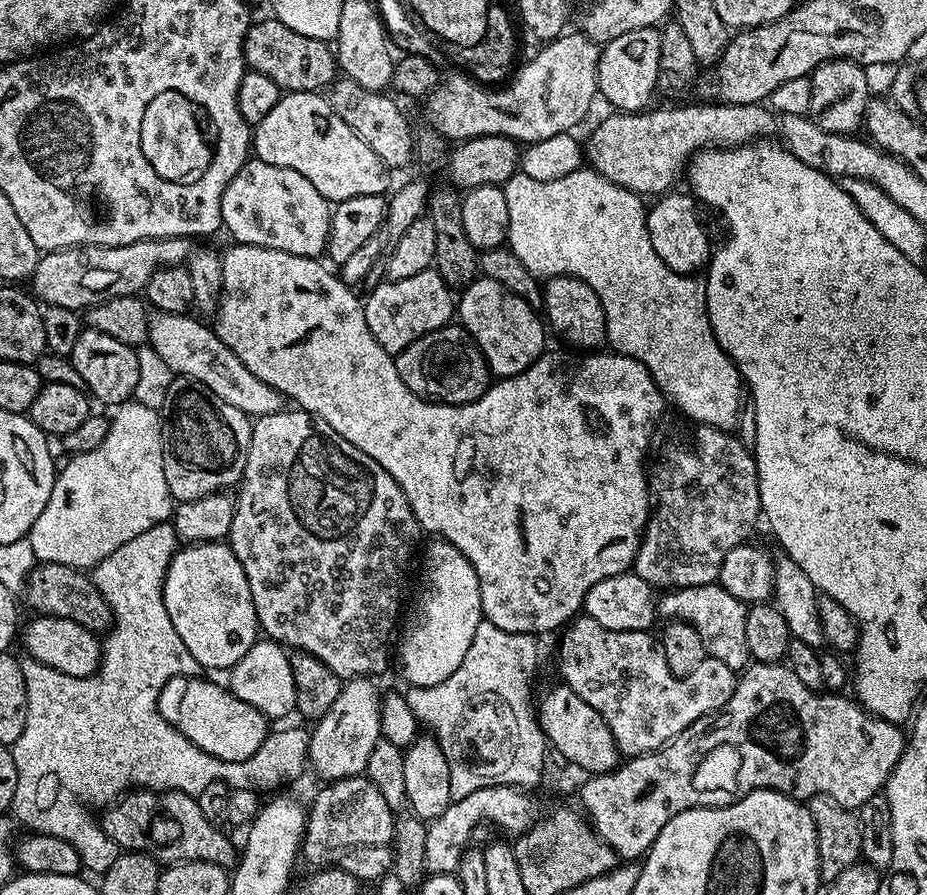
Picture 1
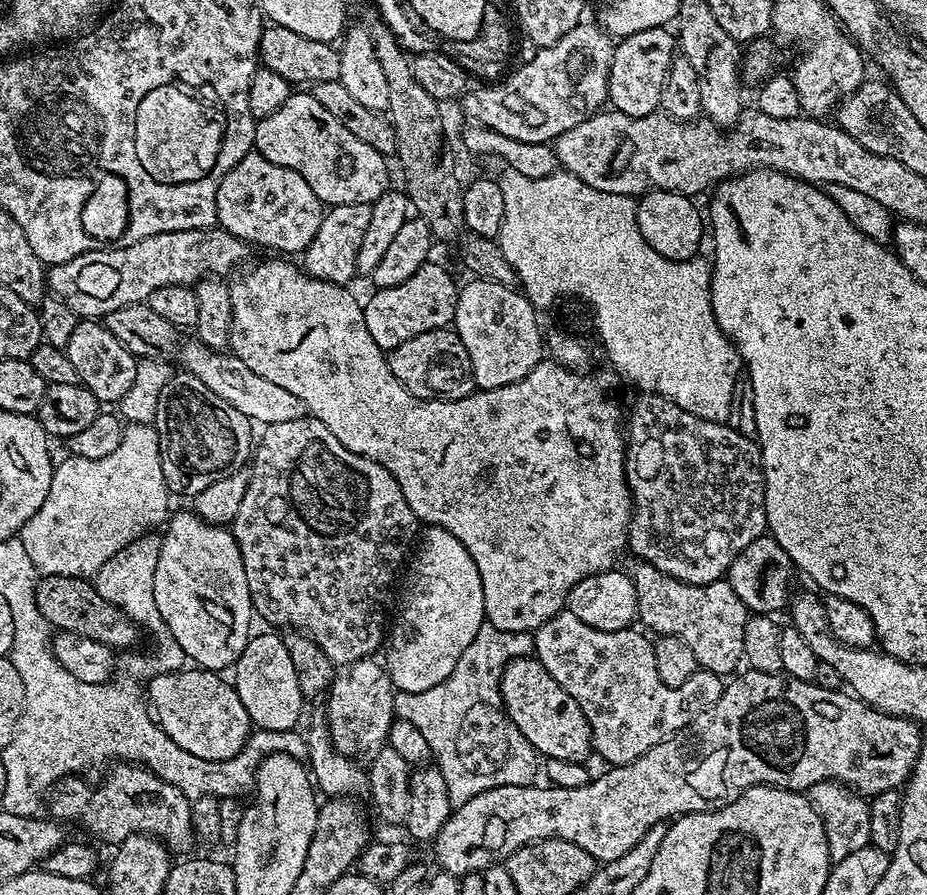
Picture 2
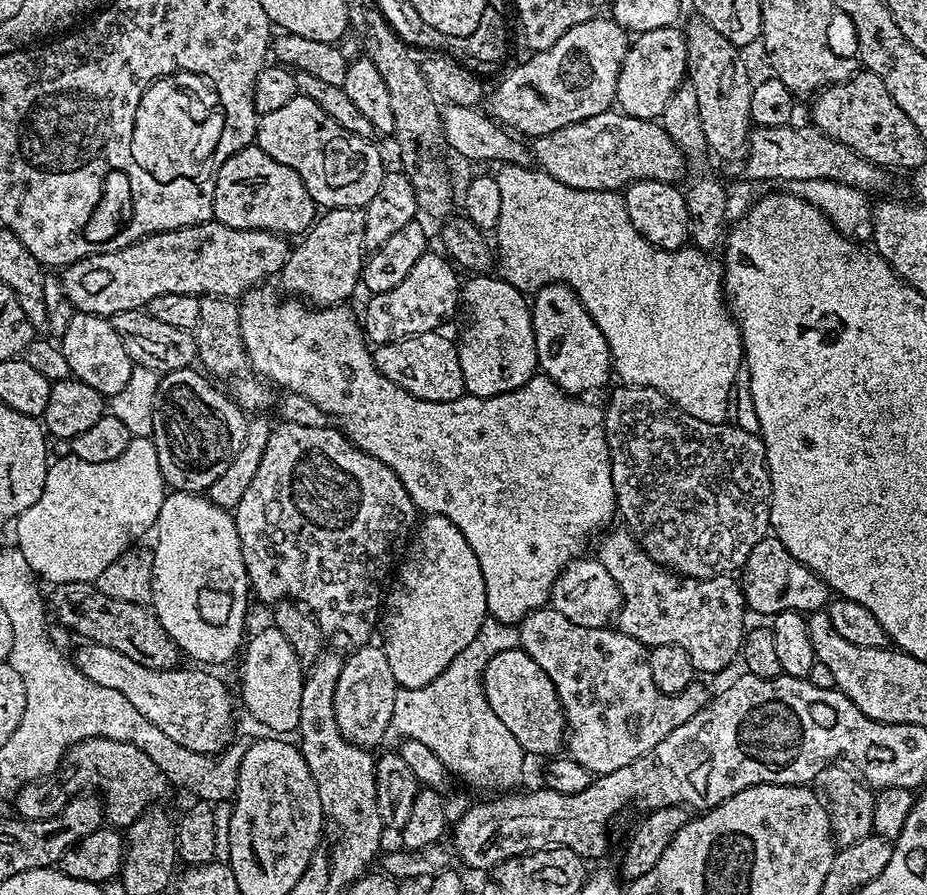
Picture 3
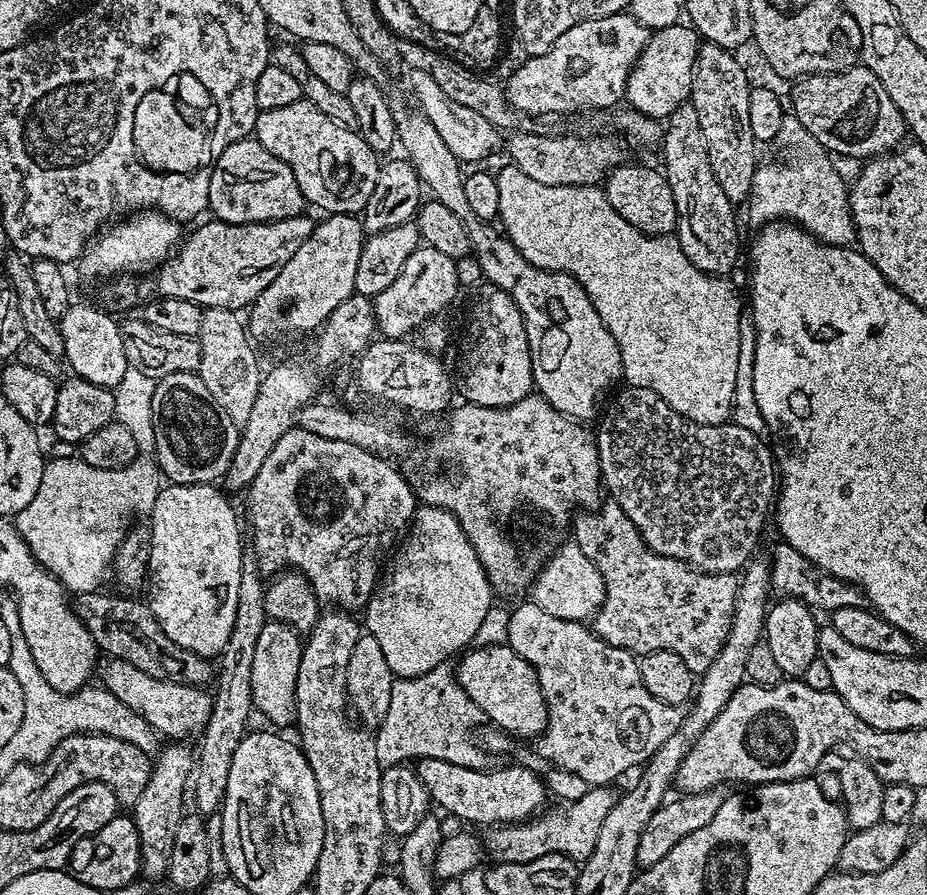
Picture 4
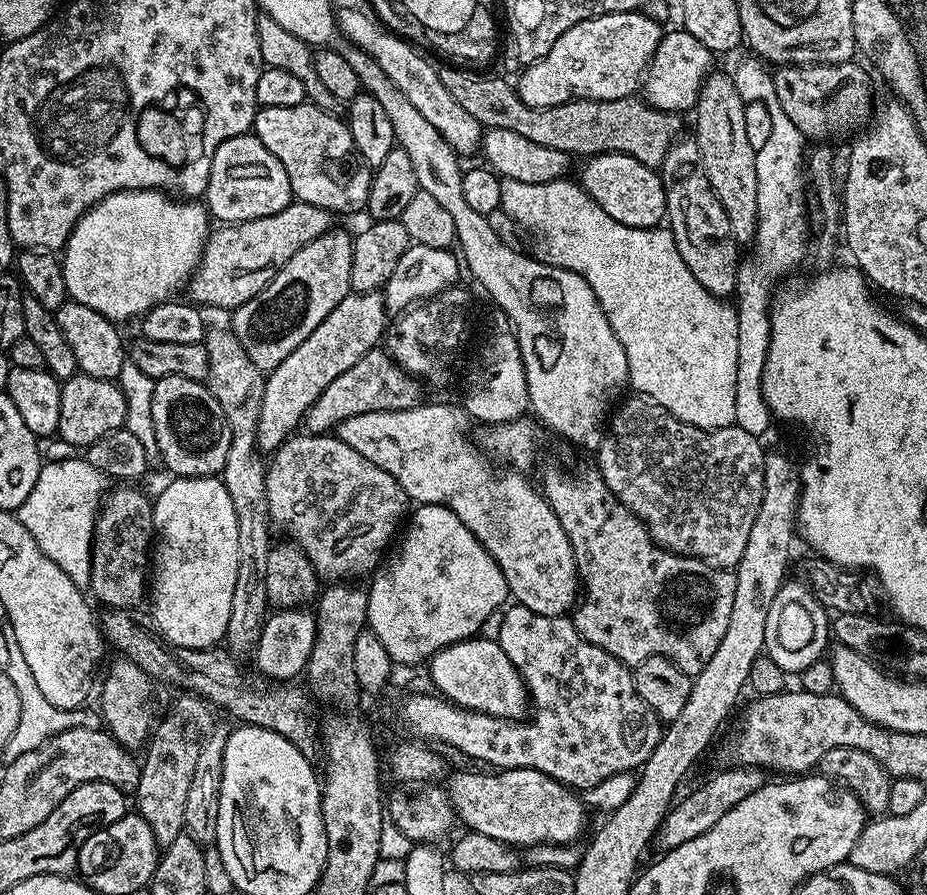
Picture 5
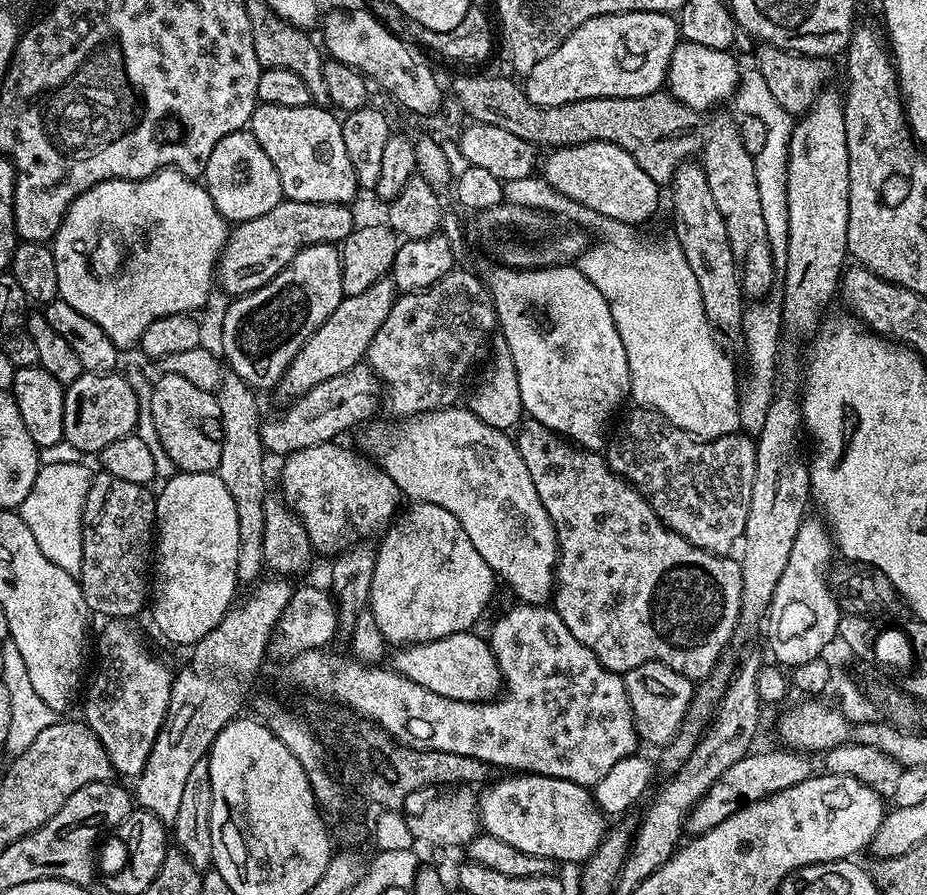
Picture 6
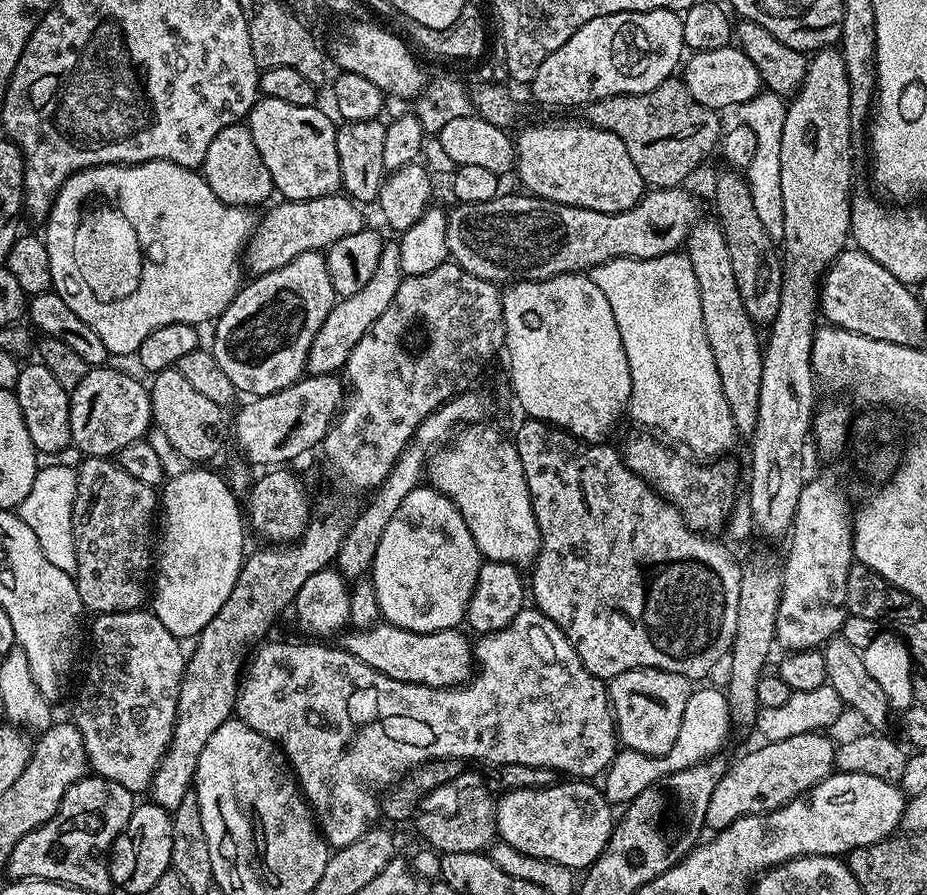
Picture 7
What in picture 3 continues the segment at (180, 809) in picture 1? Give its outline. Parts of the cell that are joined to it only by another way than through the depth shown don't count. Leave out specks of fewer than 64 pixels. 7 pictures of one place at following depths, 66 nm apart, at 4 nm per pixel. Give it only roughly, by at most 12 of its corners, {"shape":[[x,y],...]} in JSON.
{"shape":[[95,736],[23,784],[15,815],[45,820],[96,776],[104,819],[126,830],[170,791],[138,746]]}

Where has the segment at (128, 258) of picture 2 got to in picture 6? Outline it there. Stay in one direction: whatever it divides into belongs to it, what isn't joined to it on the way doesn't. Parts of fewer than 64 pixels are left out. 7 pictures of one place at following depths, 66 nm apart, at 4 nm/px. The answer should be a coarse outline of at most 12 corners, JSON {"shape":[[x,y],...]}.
{"shape":[[287,198],[239,221],[218,284],[239,298],[357,227],[347,204]]}

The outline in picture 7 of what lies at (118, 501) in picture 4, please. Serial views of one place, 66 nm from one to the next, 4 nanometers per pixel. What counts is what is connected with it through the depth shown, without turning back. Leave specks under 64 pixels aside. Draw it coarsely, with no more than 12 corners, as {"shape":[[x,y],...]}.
{"shape":[[75,467],[36,469],[18,515],[58,570],[75,573]]}

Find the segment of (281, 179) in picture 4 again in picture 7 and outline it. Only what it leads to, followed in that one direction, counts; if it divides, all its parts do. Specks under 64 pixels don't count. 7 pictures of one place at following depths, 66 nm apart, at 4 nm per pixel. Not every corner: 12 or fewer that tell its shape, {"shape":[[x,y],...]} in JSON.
{"shape":[[244,122],[210,142],[202,175],[224,204],[252,210],[274,196]]}

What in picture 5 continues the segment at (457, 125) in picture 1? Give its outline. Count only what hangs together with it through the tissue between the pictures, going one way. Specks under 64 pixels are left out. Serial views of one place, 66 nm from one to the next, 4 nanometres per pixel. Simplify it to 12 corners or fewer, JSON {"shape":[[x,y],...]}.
{"shape":[[647,11],[578,22],[527,65],[526,106],[641,87],[665,29]]}

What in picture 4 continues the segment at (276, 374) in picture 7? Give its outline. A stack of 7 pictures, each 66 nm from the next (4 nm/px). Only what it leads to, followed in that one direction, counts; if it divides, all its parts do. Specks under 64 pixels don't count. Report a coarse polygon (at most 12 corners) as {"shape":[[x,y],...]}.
{"shape":[[328,214],[251,304],[257,341],[315,333],[355,293],[364,221]]}

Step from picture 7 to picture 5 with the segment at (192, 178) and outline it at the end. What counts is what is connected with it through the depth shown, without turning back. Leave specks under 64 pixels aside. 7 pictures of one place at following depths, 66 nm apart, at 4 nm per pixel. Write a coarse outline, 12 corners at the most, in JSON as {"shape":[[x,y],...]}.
{"shape":[[139,188],[85,212],[69,297],[113,322],[187,285],[203,203]]}

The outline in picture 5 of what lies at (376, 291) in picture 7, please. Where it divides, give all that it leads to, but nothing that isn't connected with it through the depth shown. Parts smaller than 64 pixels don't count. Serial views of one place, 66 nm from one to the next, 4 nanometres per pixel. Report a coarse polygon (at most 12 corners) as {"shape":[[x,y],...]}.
{"shape":[[351,291],[267,373],[275,452],[338,374],[385,339],[383,291]]}

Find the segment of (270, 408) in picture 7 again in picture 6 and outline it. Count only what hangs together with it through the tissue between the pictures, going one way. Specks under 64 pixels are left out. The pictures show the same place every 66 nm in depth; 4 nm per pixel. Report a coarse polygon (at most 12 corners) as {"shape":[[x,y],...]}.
{"shape":[[357,366],[295,397],[260,426],[287,458],[333,443],[382,404],[375,372]]}

